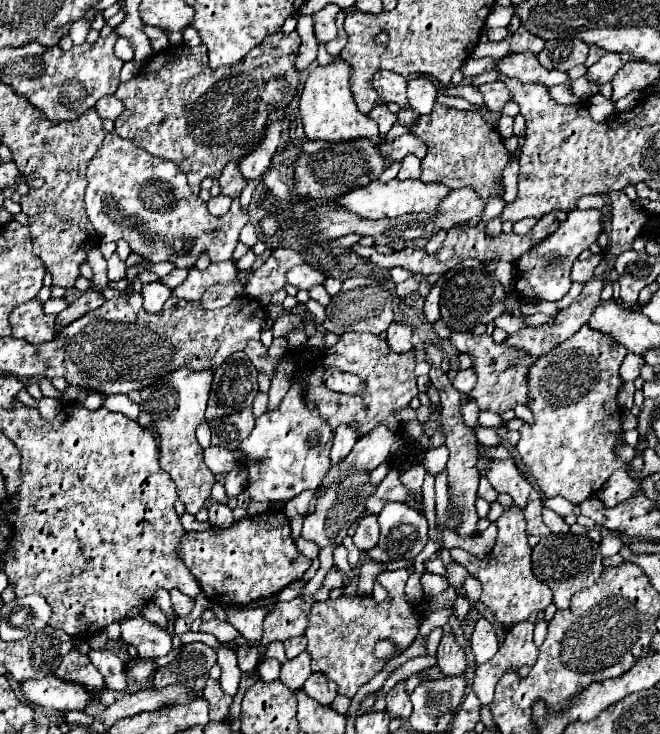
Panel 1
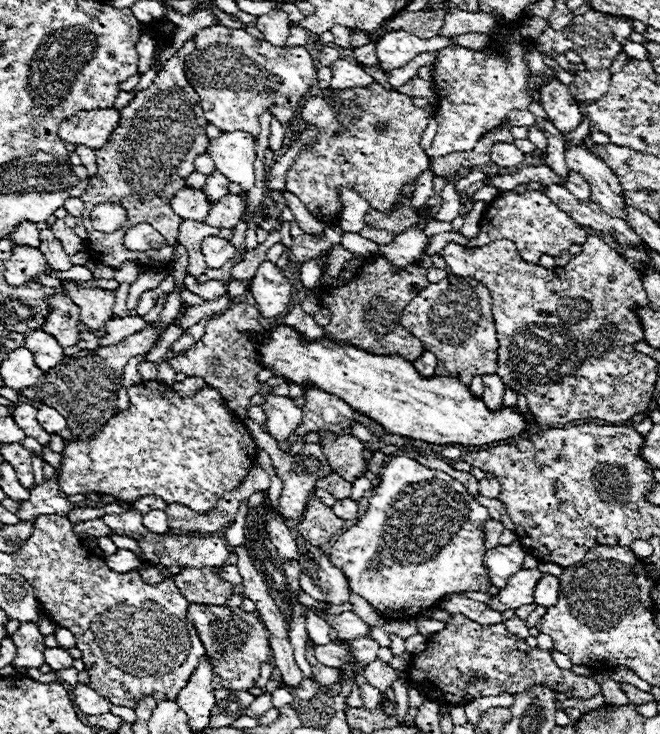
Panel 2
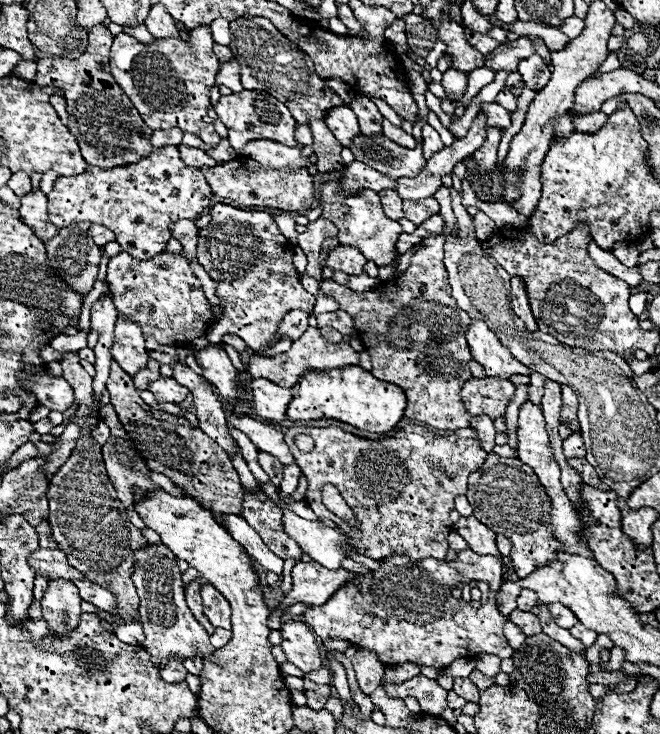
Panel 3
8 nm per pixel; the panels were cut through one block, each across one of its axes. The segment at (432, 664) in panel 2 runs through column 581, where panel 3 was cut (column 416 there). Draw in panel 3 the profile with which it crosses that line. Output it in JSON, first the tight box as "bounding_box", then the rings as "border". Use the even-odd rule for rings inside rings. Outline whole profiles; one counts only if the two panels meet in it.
{"bounding_box":[384,674,448,716],"border":[[[422,674],[410,678],[402,684],[384,684],[384,690],[392,698],[408,698],[408,696],[418,698],[424,714],[440,716],[442,710],[448,706],[446,704],[446,694],[448,692],[442,686],[438,686],[436,680],[426,678]]]}

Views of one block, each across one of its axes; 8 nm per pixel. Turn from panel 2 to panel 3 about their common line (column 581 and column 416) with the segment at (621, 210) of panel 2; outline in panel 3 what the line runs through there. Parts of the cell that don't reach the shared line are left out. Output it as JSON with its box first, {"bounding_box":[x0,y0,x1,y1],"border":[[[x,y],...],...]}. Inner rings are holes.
{"bounding_box":[348,134,424,176],"border":[[[358,134],[348,148],[358,162],[364,162],[366,166],[376,168],[378,172],[384,172],[388,176],[416,176],[416,172],[424,168],[424,156],[420,146],[410,150],[388,140],[386,136]]]}

